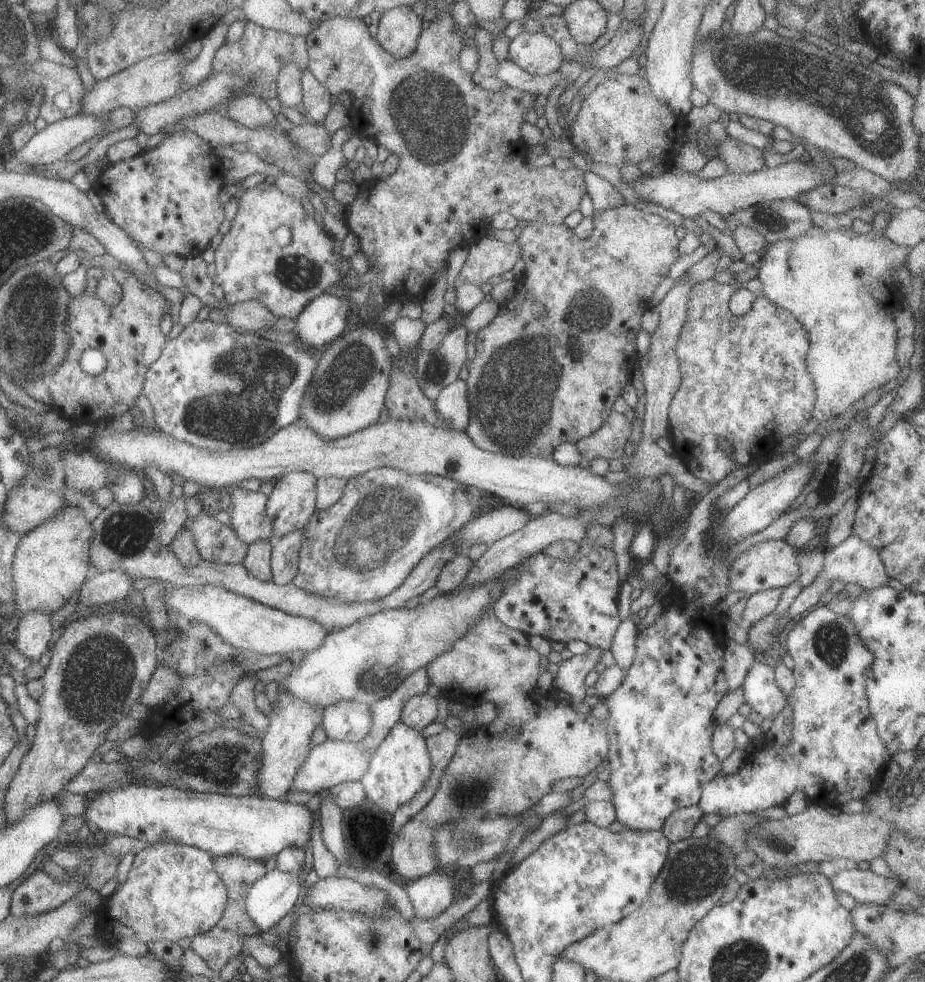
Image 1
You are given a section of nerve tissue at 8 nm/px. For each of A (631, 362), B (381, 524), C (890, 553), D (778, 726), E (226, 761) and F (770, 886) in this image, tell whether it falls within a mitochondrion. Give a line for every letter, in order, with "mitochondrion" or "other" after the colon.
A: other
B: mitochondrion
C: other
D: other
E: mitochondrion
F: other

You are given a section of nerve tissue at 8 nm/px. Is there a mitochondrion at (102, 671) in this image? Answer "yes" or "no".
yes

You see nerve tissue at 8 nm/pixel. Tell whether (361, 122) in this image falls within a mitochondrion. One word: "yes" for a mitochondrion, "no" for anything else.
no

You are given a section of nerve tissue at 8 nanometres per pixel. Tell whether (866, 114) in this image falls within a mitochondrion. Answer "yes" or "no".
yes

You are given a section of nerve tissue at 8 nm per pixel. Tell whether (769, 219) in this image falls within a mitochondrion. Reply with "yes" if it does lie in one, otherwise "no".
yes

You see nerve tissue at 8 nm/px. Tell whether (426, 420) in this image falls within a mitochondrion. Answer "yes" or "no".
no

